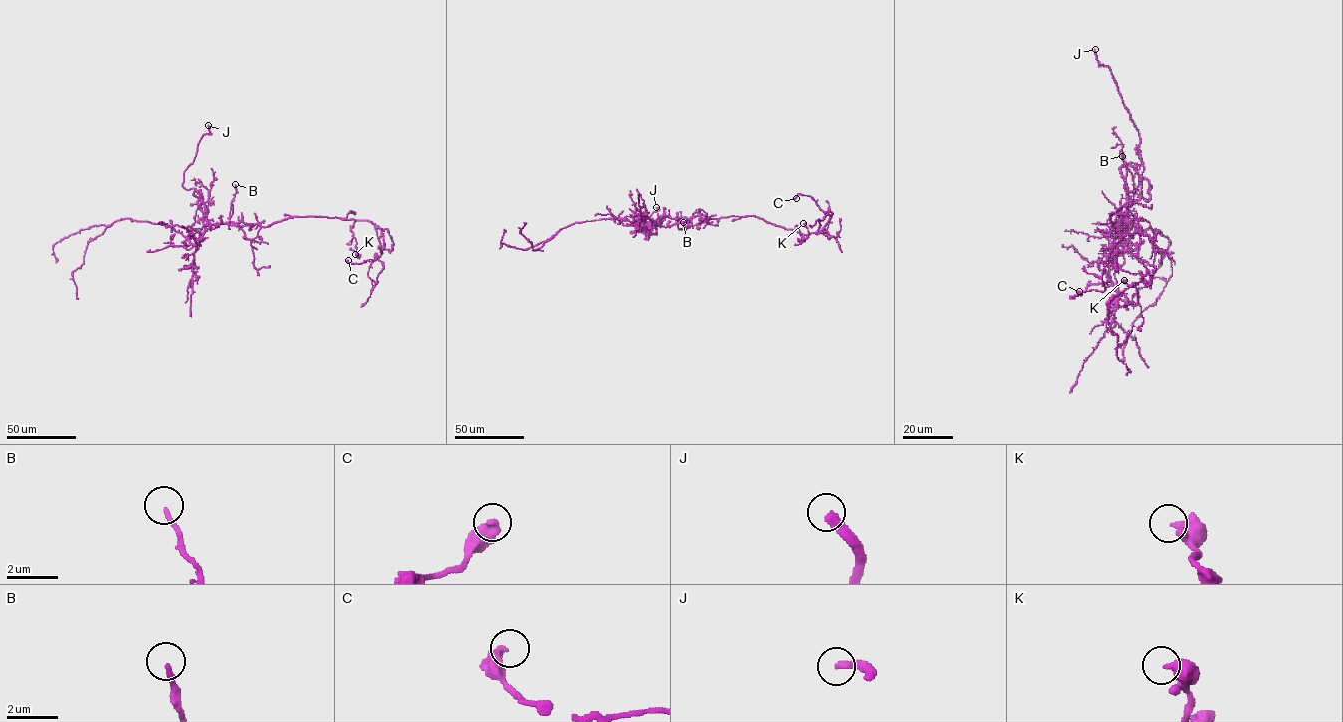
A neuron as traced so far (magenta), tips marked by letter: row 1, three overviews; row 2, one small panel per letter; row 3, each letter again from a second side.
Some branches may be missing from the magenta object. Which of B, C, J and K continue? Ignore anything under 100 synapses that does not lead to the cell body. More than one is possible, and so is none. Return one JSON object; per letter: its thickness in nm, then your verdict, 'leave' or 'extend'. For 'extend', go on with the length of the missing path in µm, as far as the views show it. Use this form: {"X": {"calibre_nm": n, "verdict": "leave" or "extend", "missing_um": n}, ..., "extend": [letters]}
{"B": {"calibre_nm": 180, "verdict": "leave"}, "C": {"calibre_nm": 440, "verdict": "leave"}, "J": {"calibre_nm": 320, "verdict": "extend", "missing_um": 40}, "K": {"calibre_nm": 420, "verdict": "leave"}, "extend": ["J"]}

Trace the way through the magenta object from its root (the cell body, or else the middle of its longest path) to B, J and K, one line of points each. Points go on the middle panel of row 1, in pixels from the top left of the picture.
B: (691, 217), (669, 226), (656, 222), (663, 215), (677, 217), (679, 229), (683, 227), (683, 222)
J: (691, 217), (669, 226), (645, 222), (631, 233), (659, 210), (656, 207)
K: (691, 217), (755, 216), (799, 232), (803, 235), (799, 240), (802, 241), (808, 233), (803, 223)

